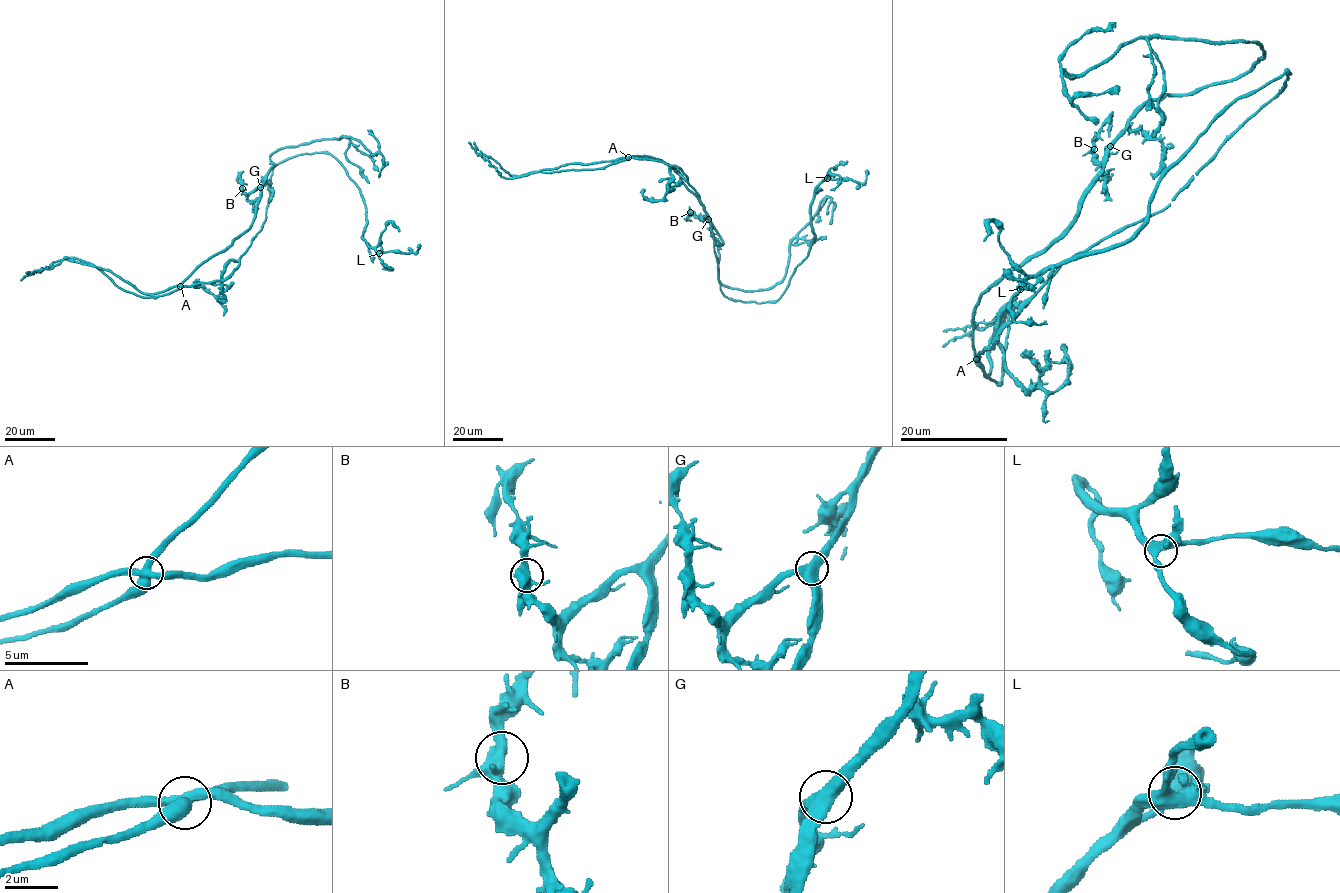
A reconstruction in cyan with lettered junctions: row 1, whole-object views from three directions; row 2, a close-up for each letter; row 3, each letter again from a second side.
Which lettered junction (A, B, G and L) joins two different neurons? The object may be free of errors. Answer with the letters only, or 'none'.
A

